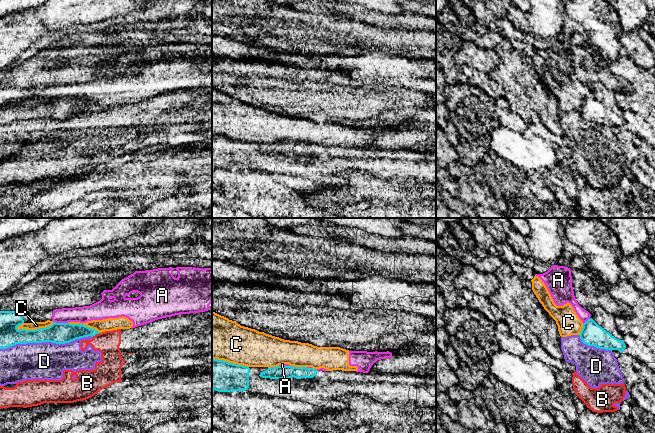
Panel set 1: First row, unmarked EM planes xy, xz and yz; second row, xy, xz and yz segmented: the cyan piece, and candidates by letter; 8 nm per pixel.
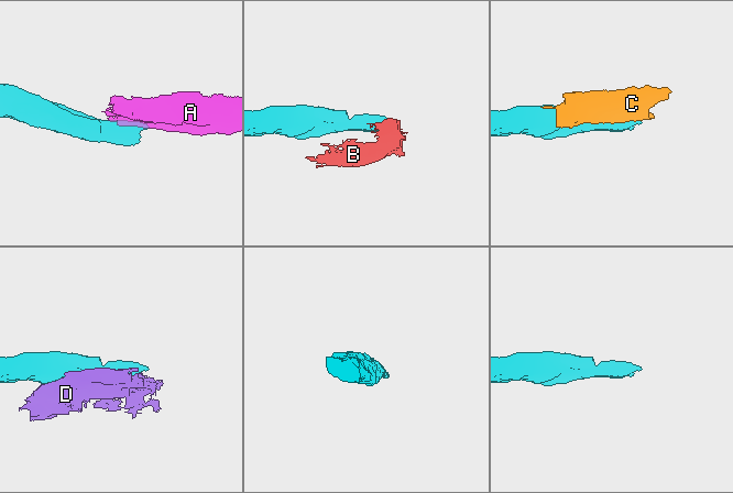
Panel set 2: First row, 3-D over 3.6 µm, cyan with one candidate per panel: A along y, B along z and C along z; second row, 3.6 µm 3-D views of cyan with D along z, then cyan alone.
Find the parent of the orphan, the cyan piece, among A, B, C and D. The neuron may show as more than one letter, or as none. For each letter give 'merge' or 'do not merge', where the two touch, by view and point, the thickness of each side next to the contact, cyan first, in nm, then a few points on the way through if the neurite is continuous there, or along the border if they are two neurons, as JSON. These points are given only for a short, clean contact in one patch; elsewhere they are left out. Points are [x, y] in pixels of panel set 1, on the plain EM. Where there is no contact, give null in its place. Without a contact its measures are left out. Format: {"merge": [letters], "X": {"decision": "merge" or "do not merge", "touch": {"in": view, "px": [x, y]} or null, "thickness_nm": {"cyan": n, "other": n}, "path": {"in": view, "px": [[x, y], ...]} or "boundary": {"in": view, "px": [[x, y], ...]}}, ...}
{"merge": [], "A": {"decision": "do not merge", "touch": {"in": "xy", "px": [60, 99]}, "thickness_nm": {"cyan": 180, "other": 130}, "boundary": {"in": "xy", "px": [[53, 97], [67, 99]]}}, "B": {"decision": "do not merge", "touch": {"in": "xy", "px": [95, 110]}, "thickness_nm": {"cyan": 160, "other": 190}, "boundary": {"in": "xy", "px": [[99, 108], [92, 113]]}}, "C": {"decision": "do not merge", "touch": {"in": "xy", "px": [34, 106]}, "thickness_nm": {"cyan": 180, "other": 60}}, "D": {"decision": "do not merge", "touch": {"in": "xy", "px": [37, 118]}, "thickness_nm": {"cyan": 180, "other": 300}}}

